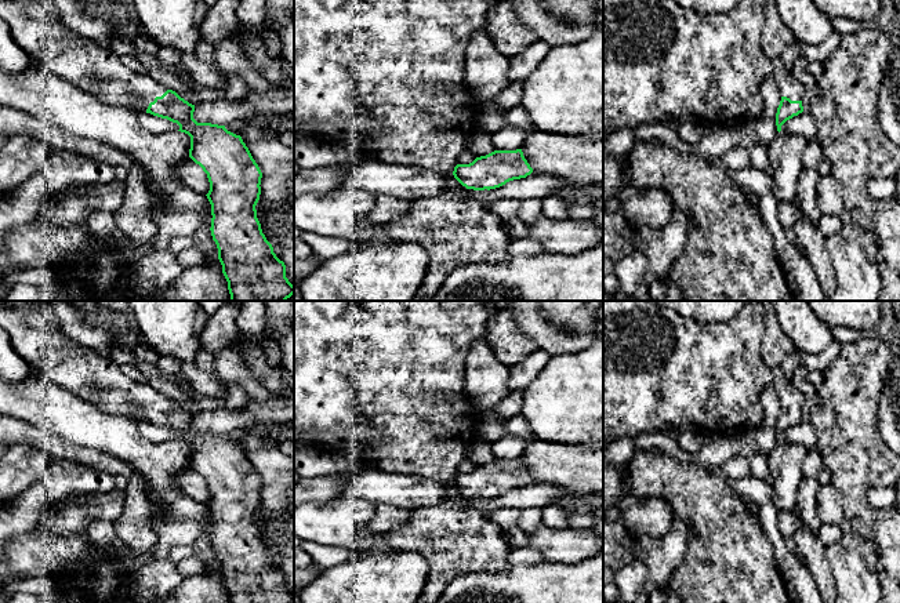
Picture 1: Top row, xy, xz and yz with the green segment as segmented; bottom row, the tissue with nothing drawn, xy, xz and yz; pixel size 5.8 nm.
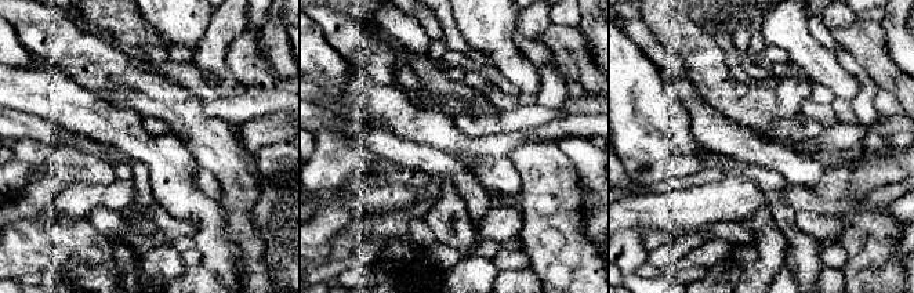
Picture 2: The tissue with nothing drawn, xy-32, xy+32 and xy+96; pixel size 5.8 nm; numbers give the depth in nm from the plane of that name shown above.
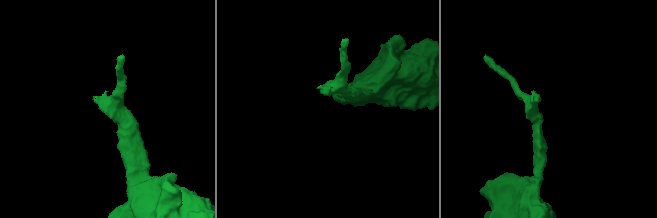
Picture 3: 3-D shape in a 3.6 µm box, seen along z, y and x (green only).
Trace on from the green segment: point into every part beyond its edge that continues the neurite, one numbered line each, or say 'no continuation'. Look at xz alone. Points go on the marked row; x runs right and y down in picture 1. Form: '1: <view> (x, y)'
no continuation

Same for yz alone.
1: yz (788, 86)

